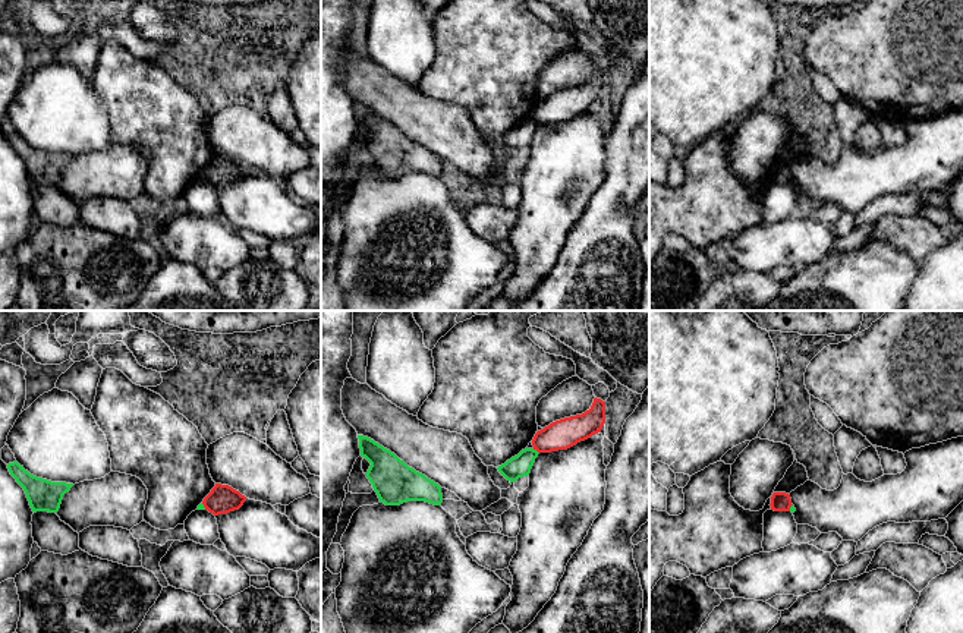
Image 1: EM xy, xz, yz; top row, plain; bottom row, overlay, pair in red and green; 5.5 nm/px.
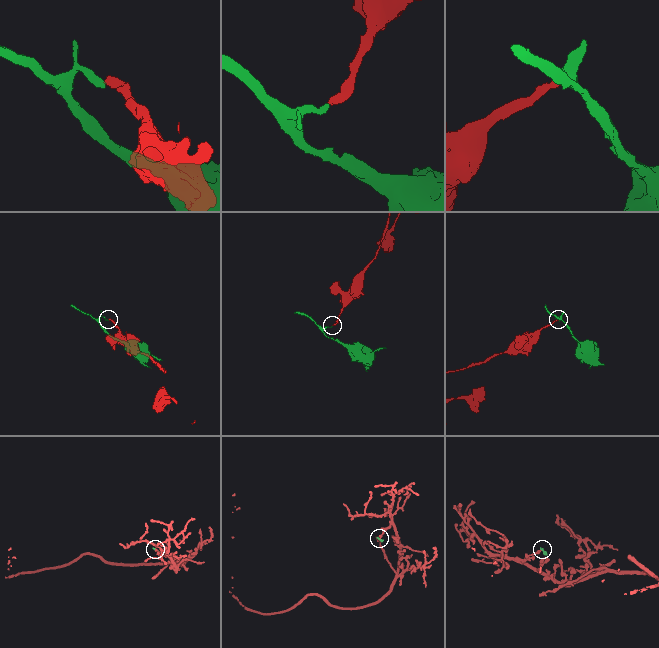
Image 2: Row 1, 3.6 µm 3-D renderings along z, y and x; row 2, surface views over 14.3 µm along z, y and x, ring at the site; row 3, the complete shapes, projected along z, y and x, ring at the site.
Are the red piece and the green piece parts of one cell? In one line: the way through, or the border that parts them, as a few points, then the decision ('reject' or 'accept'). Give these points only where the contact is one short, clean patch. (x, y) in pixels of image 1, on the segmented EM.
along xz (532, 449), (538, 453) | reject

